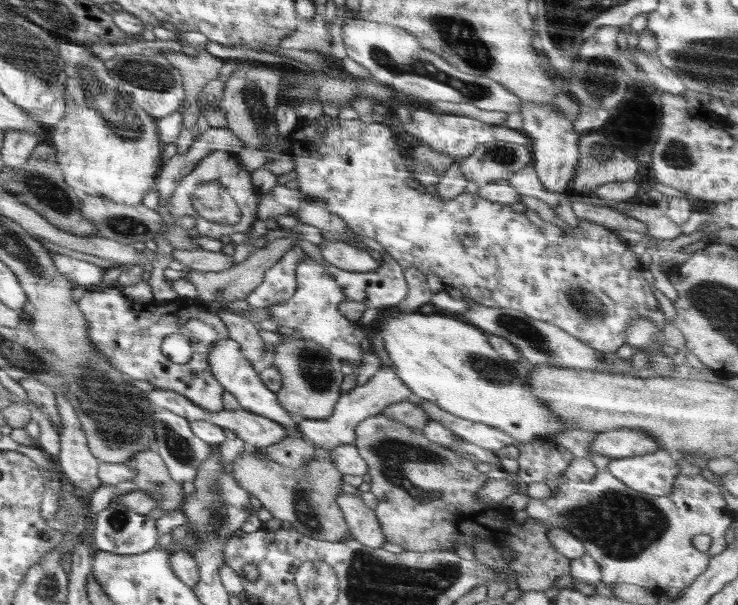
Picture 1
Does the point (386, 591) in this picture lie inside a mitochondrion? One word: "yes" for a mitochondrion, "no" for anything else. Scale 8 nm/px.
yes

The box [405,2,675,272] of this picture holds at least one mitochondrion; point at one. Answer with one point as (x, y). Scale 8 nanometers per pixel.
(459, 34)

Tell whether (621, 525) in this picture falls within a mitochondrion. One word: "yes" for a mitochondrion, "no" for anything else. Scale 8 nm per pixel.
yes

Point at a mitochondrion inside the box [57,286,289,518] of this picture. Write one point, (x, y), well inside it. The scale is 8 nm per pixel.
(178, 448)

